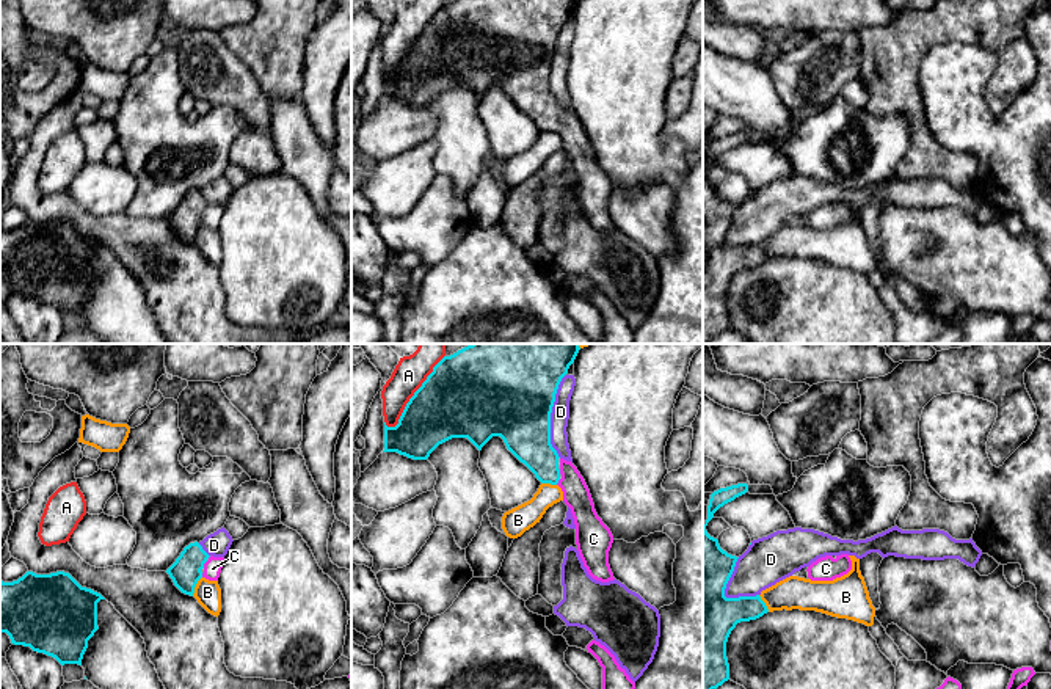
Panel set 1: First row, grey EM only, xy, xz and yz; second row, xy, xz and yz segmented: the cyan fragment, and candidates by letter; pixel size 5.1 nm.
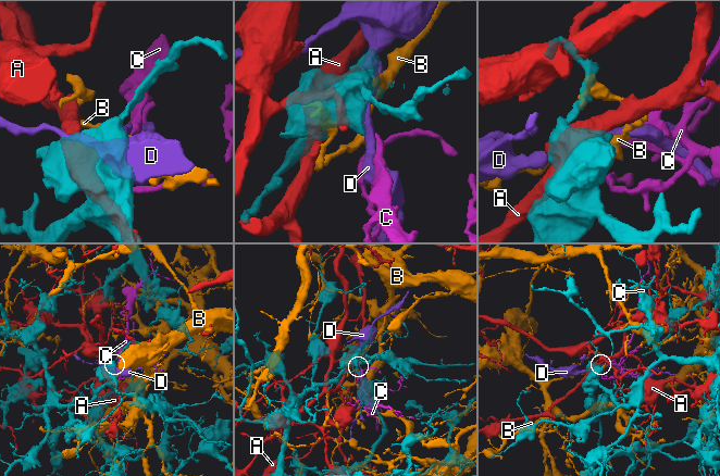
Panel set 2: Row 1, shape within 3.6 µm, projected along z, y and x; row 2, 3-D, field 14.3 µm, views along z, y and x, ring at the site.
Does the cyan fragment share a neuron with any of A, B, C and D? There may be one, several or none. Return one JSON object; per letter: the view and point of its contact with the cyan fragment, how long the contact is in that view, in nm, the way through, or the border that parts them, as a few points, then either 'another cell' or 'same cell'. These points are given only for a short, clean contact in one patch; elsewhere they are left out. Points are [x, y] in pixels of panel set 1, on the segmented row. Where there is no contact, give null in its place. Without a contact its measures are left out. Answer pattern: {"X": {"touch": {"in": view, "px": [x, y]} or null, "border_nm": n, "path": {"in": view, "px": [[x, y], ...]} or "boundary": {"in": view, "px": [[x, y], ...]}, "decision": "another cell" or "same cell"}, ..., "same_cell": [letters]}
{"A": {"touch": {"in": "xz", "px": [414, 394]}, "border_nm": 480, "decision": "another cell"}, "B": {"touch": {"in": "xy", "px": [195, 586]}, "border_nm": 120, "decision": "another cell"}, "C": {"touch": {"in": "xy", "px": [204, 562]}, "border_nm": 50, "path": {"in": "xy", "px": [[185, 572], [195, 562], [204, 562], [212, 568]]}, "decision": "same cell"}, "D": {"touch": {"in": "xz", "px": [549, 416]}, "border_nm": 440, "decision": "another cell"}, "same_cell": ["C"]}

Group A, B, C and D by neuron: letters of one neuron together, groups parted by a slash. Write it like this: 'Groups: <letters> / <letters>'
Groups: A / B / C / D

